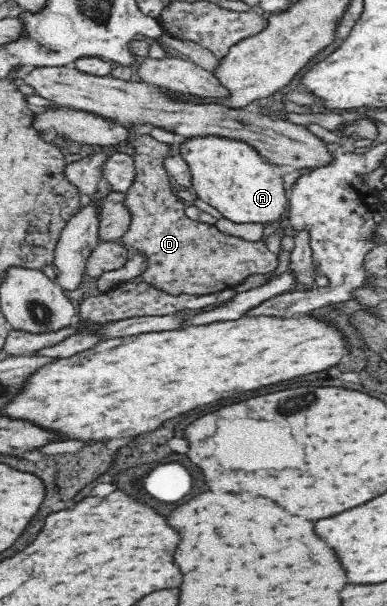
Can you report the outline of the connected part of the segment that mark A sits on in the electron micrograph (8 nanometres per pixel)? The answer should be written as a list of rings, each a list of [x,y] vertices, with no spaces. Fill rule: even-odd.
[[[219,136],[187,138],[179,145],[180,156],[188,163],[192,178],[191,188],[199,199],[209,203],[235,223],[273,223],[281,219],[287,209],[283,178],[275,173],[275,165],[266,161],[255,148],[238,139]]]

